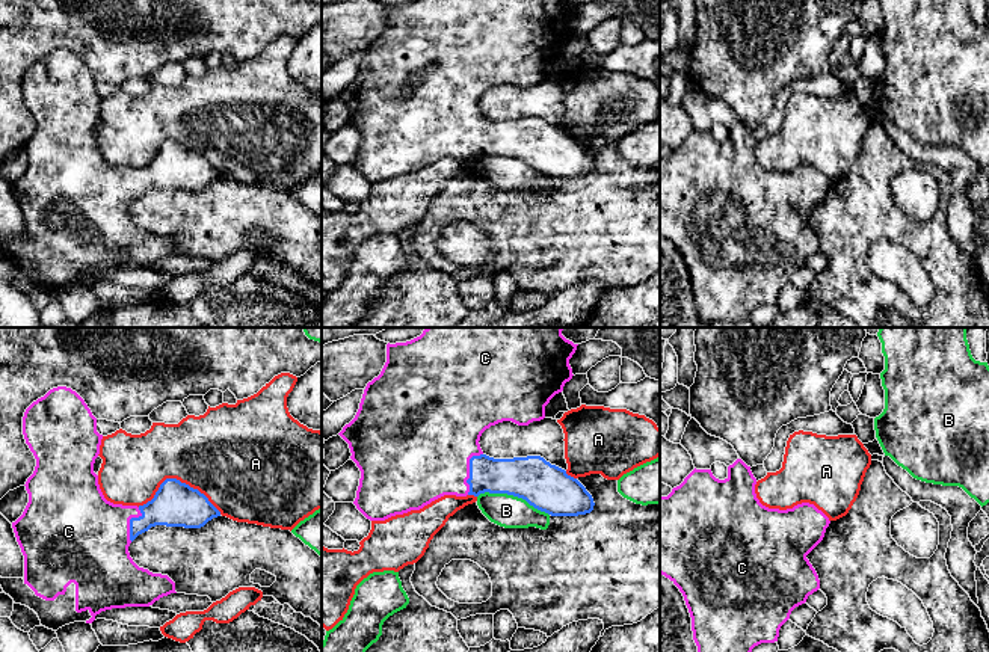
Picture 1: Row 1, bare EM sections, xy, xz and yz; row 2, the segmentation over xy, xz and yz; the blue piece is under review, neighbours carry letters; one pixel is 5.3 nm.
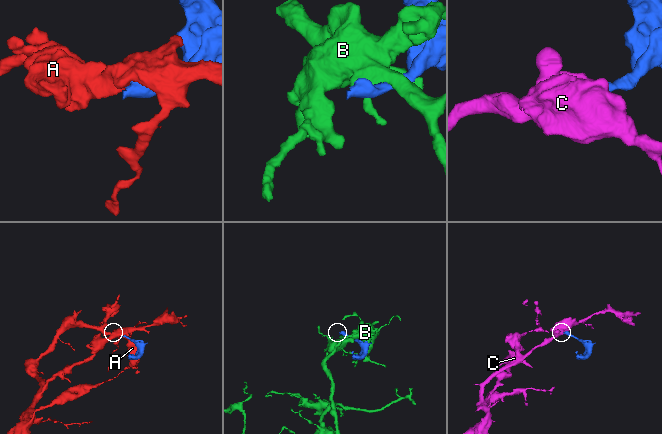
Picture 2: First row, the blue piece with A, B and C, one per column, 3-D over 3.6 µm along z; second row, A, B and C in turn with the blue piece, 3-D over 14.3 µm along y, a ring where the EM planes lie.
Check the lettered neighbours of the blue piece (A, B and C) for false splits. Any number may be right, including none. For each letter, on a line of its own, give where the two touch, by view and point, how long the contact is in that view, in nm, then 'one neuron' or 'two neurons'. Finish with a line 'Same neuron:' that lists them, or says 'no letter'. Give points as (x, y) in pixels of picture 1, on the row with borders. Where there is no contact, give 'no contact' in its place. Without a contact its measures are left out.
A: contact xy (178, 480); length 440 nm; two neurons
B: contact xz (514, 495); length 400 nm; two neurons
C: contact xz (470, 471); length 240 nm; one neuron
Same neuron: C

